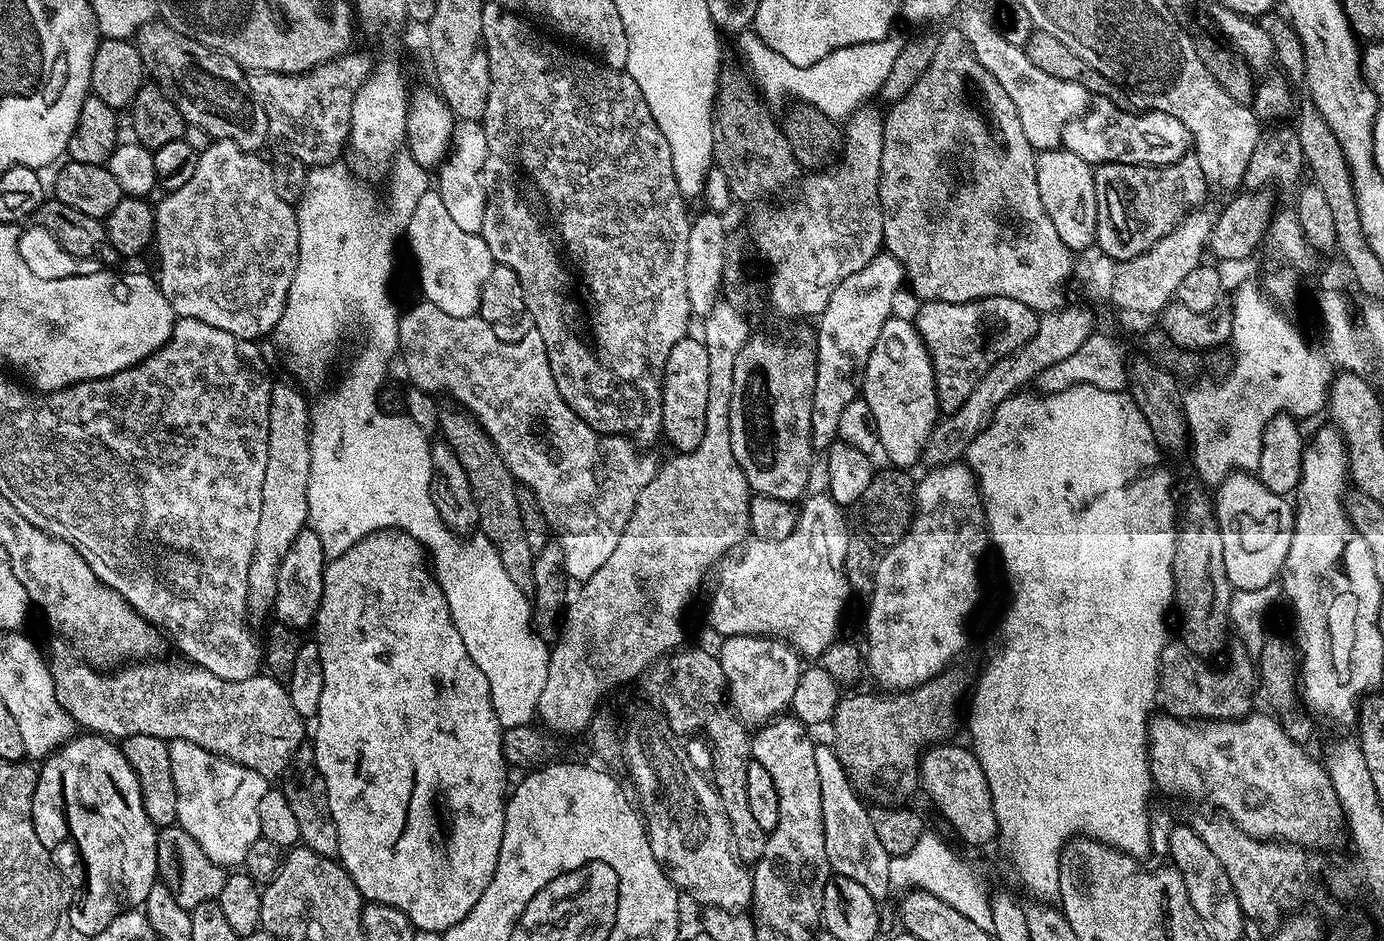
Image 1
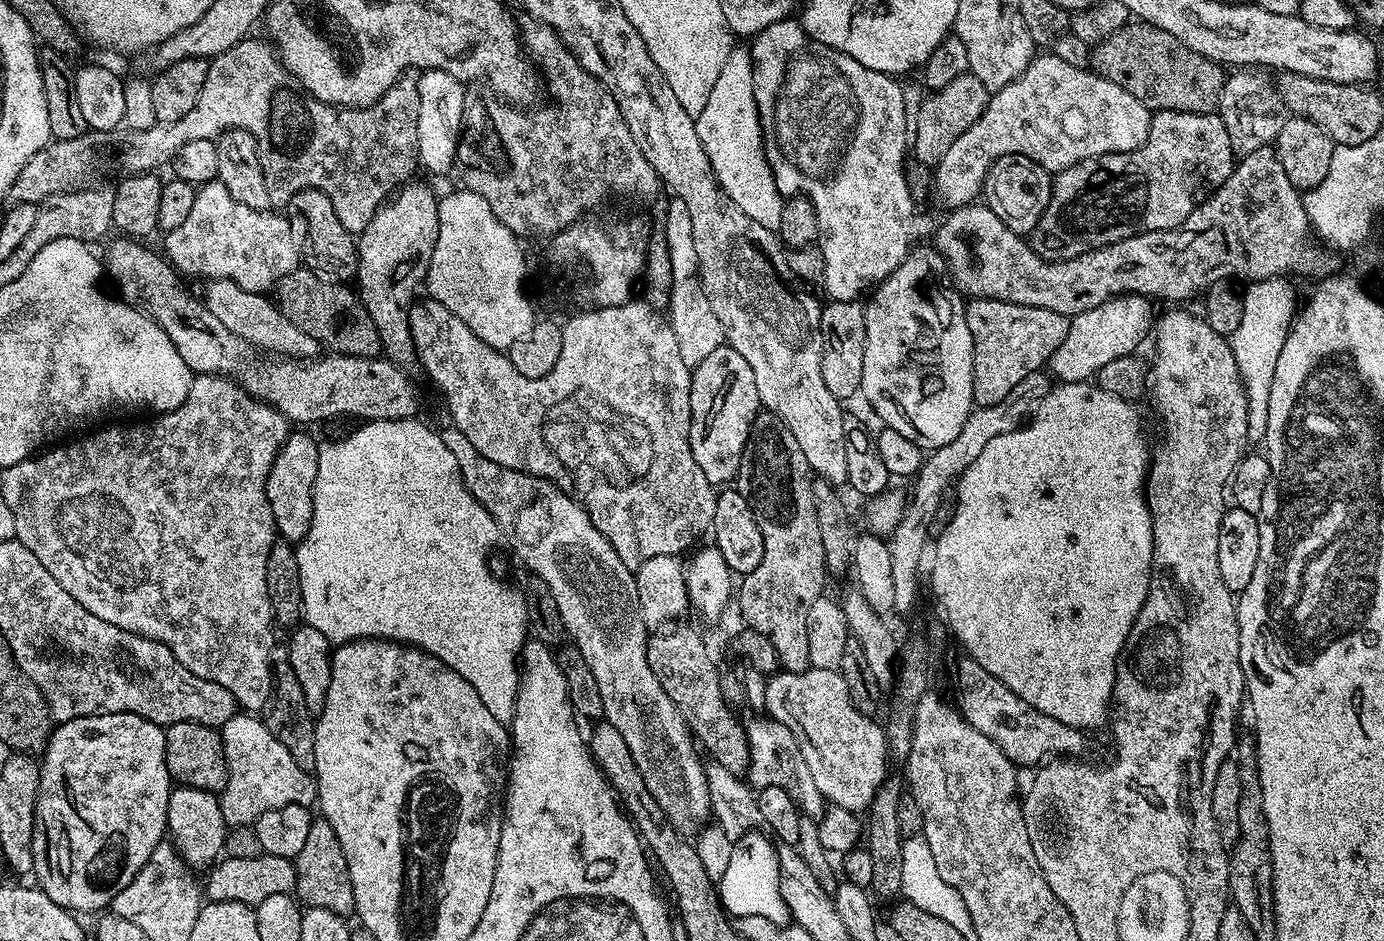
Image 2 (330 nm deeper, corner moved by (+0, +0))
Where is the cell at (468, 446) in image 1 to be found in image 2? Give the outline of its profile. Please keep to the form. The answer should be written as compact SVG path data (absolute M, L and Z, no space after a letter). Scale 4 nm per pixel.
M301 266L276 283L274 303L286 318L290 318L290 322L294 322L294 326L298 326L298 330L310 334L310 338L317 340L325 349L341 356L379 357L382 349L374 318L370 318L359 295L348 287L347 283L337 282Z

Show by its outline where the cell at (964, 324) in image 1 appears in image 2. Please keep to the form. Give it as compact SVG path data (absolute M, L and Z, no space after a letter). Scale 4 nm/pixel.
M975 298L967 301L964 317L970 326L970 334L974 338L972 402L977 408L1005 403L1010 390L1014 390L1014 386L1018 386L1018 382L1022 382L1022 378L1041 371L1054 354L1054 350L1058 350L1058 346L1062 346L1062 338L1066 338L1069 321L1069 317L1038 306L1018 306L1001 300L977 300Z

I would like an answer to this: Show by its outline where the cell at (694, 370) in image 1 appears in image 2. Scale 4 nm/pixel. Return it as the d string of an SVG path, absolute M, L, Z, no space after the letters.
M727 346L714 350L714 354L710 354L699 366L692 369L690 450L694 454L694 462L698 462L702 474L706 474L706 478L713 486L724 486L735 481L736 473L740 471L748 436L752 432L752 424L761 408L758 386L754 386L754 370L750 370L750 362L746 362L746 358L738 354L738 350Z

